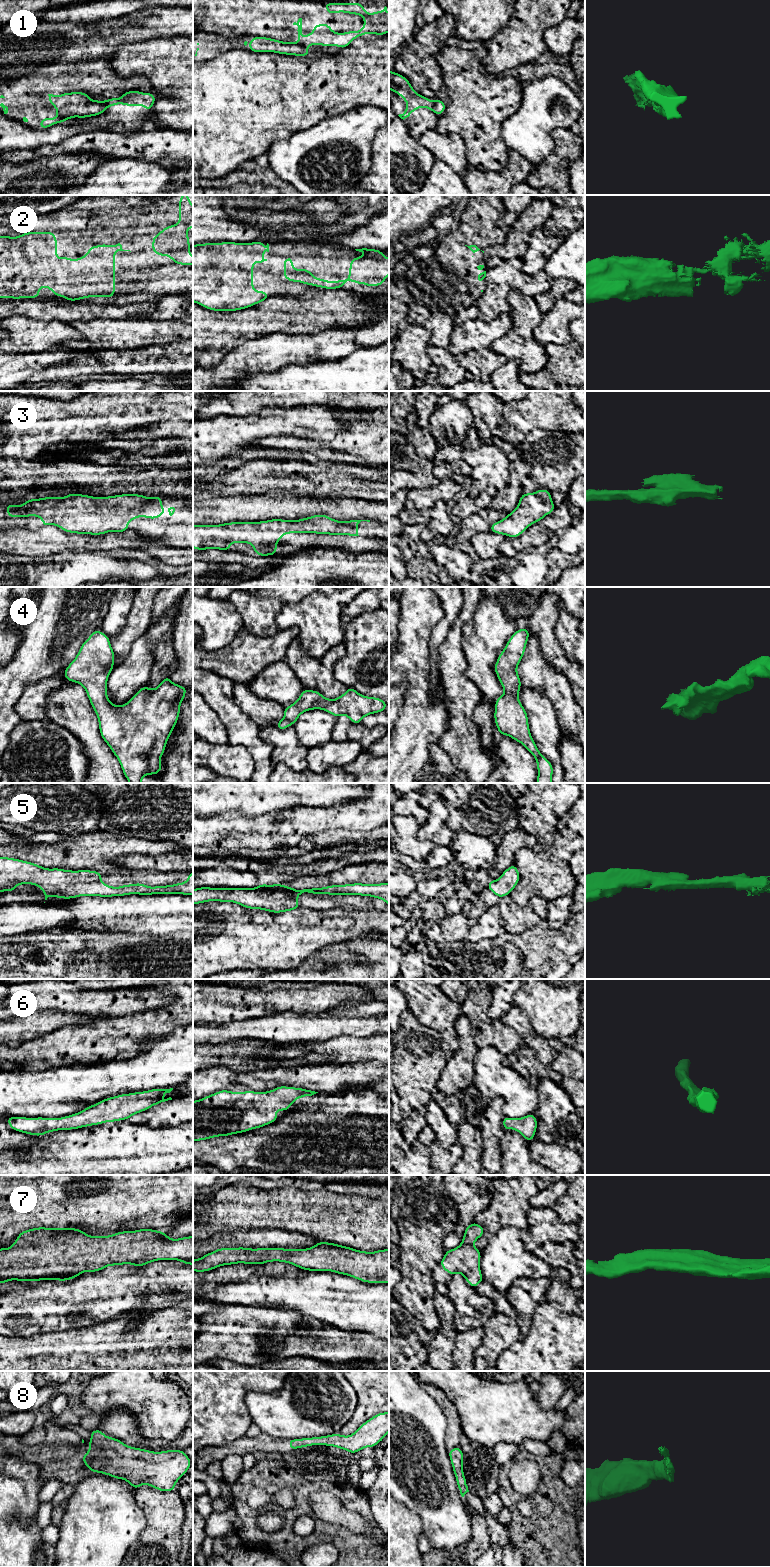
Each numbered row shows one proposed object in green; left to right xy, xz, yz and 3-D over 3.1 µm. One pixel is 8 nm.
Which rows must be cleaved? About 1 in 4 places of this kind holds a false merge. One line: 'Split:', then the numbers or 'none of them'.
Split: 1

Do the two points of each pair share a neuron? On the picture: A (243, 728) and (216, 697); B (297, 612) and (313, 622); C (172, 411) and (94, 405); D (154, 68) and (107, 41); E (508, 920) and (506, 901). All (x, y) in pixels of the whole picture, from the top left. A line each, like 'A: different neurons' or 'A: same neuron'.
A: same neuron
B: same neuron
C: same neuron
D: different neurons
E: same neuron

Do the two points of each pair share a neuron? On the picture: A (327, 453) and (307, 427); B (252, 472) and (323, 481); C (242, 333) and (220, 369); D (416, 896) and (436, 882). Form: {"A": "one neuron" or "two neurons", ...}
{"A": "two neurons", "B": "one neuron", "C": "two neurons", "D": "one neuron"}

